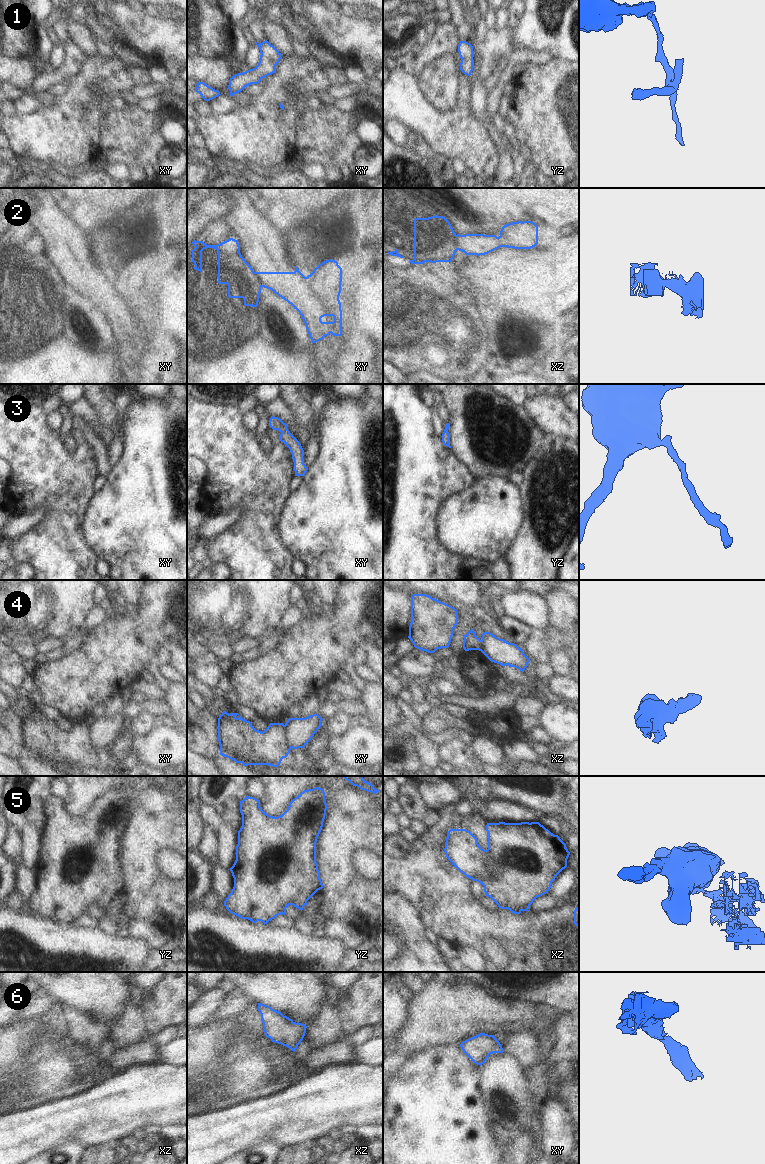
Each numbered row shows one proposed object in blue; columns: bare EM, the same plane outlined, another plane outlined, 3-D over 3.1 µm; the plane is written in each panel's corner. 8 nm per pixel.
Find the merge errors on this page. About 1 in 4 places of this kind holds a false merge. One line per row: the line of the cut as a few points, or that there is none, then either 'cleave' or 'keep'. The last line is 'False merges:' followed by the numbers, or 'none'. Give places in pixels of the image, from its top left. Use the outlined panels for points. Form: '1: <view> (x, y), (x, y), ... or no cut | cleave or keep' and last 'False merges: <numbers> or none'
1: no cut | keep
2: xz (455, 234), (455, 247), (457, 249) | cleave
3: no cut | keep
4: xy (284, 725), (285, 741), (290, 748) | cleave
5: xz (508, 909), (518, 909), (520, 911) | cleave
6: no cut | keep
False merges: 2, 4, 5

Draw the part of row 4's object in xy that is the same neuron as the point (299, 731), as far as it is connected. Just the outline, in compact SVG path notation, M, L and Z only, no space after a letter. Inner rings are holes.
M318 714L305 718L289 718L286 726L286 742L290 748L304 748L321 727L323 719Z

